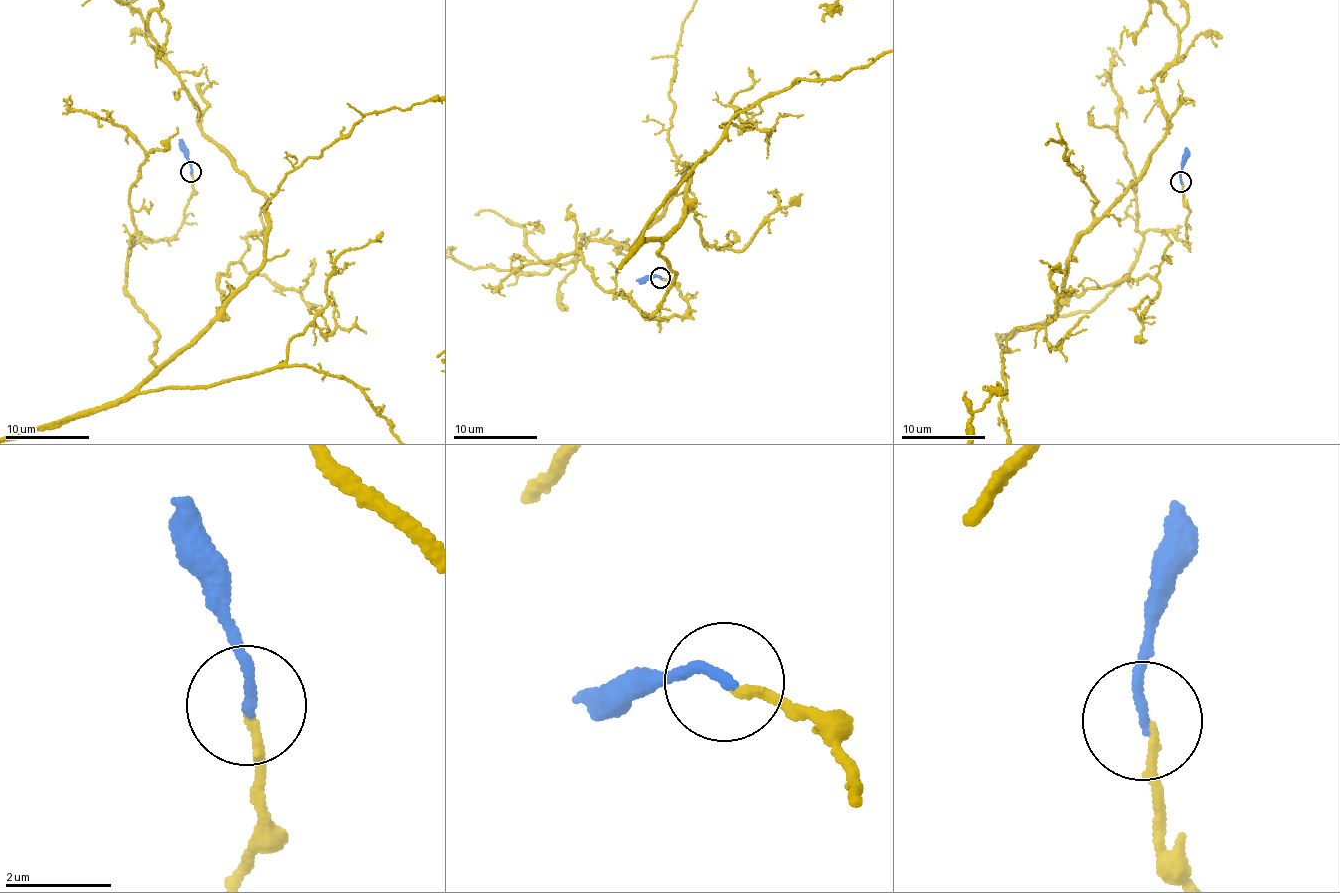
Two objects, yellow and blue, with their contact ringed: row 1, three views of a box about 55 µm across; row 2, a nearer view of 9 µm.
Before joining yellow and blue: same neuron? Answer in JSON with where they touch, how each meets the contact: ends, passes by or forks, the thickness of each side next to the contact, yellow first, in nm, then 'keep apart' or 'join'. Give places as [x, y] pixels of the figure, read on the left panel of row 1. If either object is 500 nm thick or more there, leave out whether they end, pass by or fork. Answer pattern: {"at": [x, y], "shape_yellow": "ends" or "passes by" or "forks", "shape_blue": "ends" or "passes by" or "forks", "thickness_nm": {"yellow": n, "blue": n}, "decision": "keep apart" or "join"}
{"at": [191, 172], "shape_yellow": "ends", "shape_blue": "ends", "thickness_nm": {"yellow": 140, "blue": 180}, "decision": "join"}

